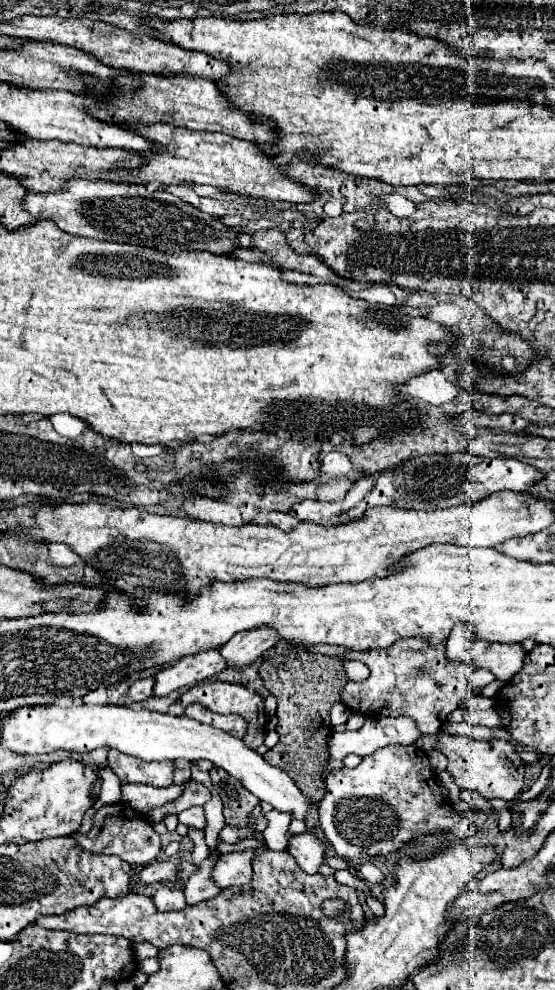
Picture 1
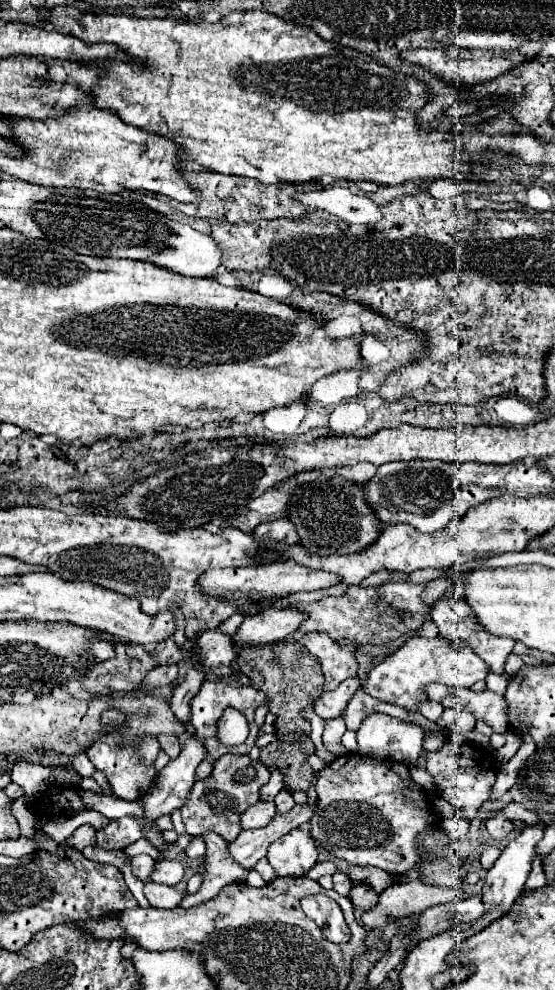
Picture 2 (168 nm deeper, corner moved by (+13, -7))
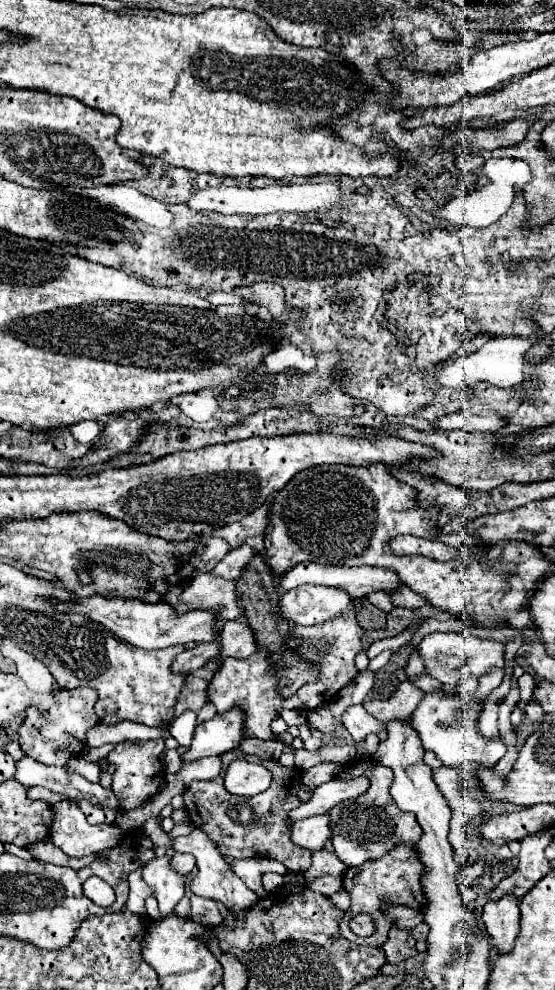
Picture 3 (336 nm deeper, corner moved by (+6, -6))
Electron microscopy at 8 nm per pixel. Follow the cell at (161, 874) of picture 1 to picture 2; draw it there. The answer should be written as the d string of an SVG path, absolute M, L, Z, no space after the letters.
M160 859L154 865L154 871L150 873L150 881L154 883L162 883L162 885L176 885L184 875L184 867L178 861L166 861Z

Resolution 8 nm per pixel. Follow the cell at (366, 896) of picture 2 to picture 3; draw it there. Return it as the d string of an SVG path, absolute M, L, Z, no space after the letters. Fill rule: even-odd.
M399 842L397 846L393 846L391 852L387 852L385 856L381 856L377 860L369 860L365 864L361 864L359 868L347 868L347 872L343 876L343 888L351 896L351 908L341 918L339 932L347 940L351 940L355 944L361 944L361 946L379 946L379 940L383 940L387 936L387 930L391 928L391 918L385 916L385 912L381 910L383 904L387 904L387 906L407 906L411 910L423 910L425 908L427 898L425 898L423 888L421 888L421 876L423 876L423 872L425 872L425 868L423 868L423 862L419 860L417 850L413 846L403 844L403 842ZM359 912L365 912L365 914L373 916L375 926L377 926L375 934L371 934L367 938L359 938L359 936L355 936L351 932L349 920L351 920L351 916L355 916Z

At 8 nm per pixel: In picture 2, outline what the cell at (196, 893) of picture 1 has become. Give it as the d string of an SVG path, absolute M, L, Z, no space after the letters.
M206 833L202 835L208 851L206 851L206 861L208 861L208 873L202 883L202 887L196 893L186 893L180 907L196 907L202 905L210 899L214 899L224 885L230 881L244 881L246 879L246 869L242 869L234 859L228 855L228 845L222 837L216 833Z

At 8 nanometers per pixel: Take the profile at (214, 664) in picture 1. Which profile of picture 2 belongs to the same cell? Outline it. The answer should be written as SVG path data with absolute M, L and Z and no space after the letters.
M206 631L200 639L198 645L194 647L194 657L206 667L228 667L234 659L234 645L230 645L230 637L220 633L220 631Z

